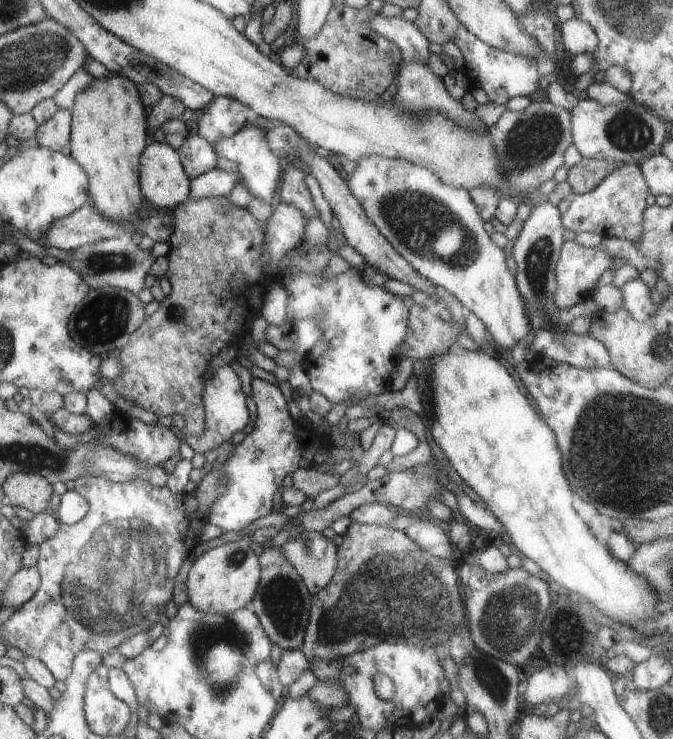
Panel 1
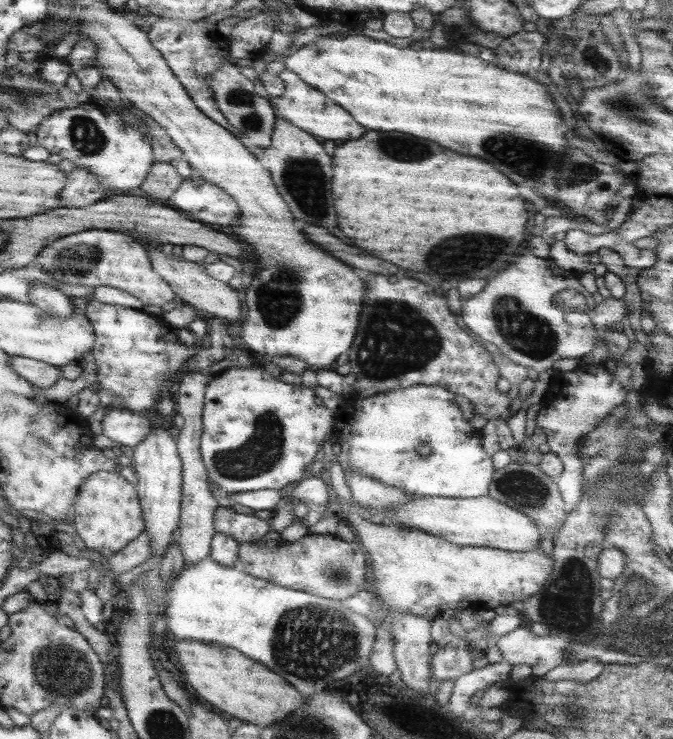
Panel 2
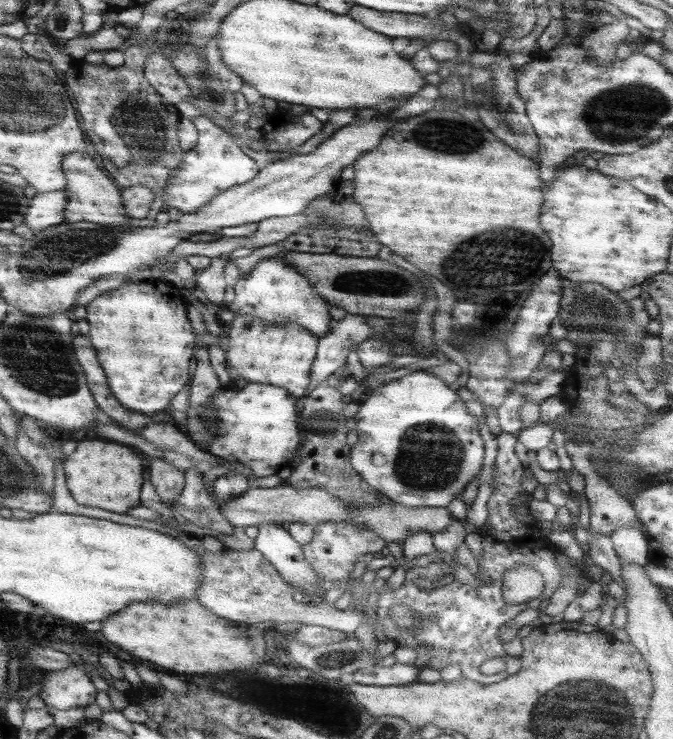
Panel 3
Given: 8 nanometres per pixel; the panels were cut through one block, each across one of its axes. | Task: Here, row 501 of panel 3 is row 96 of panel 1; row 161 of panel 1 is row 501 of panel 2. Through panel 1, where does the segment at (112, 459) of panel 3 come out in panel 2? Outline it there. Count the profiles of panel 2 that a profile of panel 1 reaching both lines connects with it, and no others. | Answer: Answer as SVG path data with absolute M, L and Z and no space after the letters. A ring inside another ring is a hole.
M118 469L89 474L77 487L72 507L73 526L84 546L107 558L123 548L143 530L143 519L135 487L119 475Z

